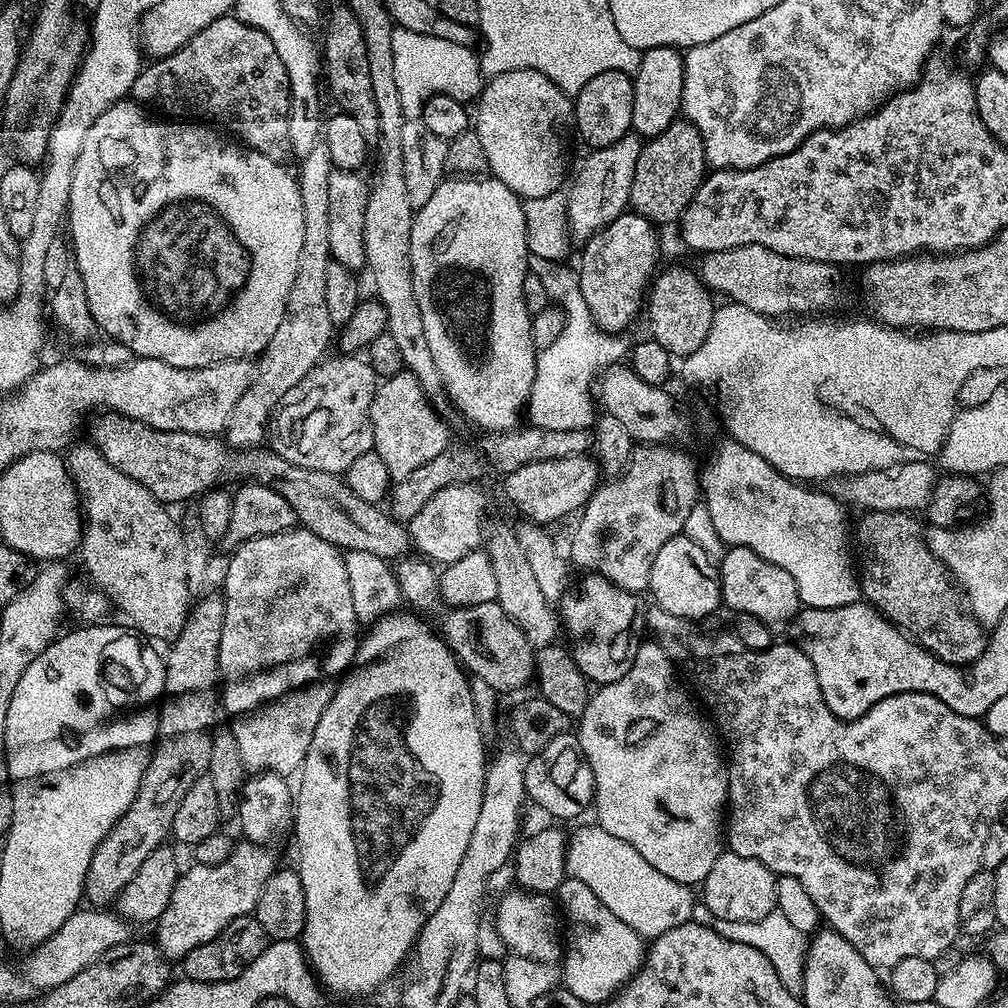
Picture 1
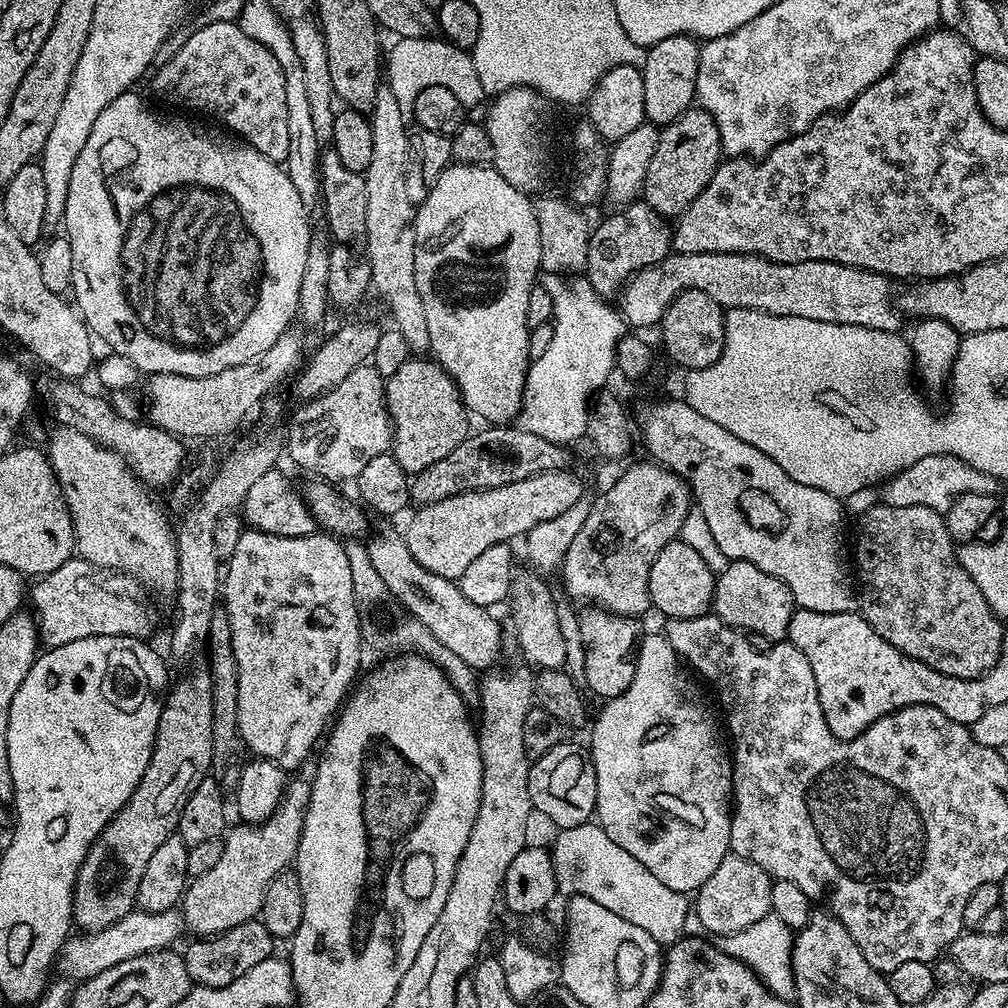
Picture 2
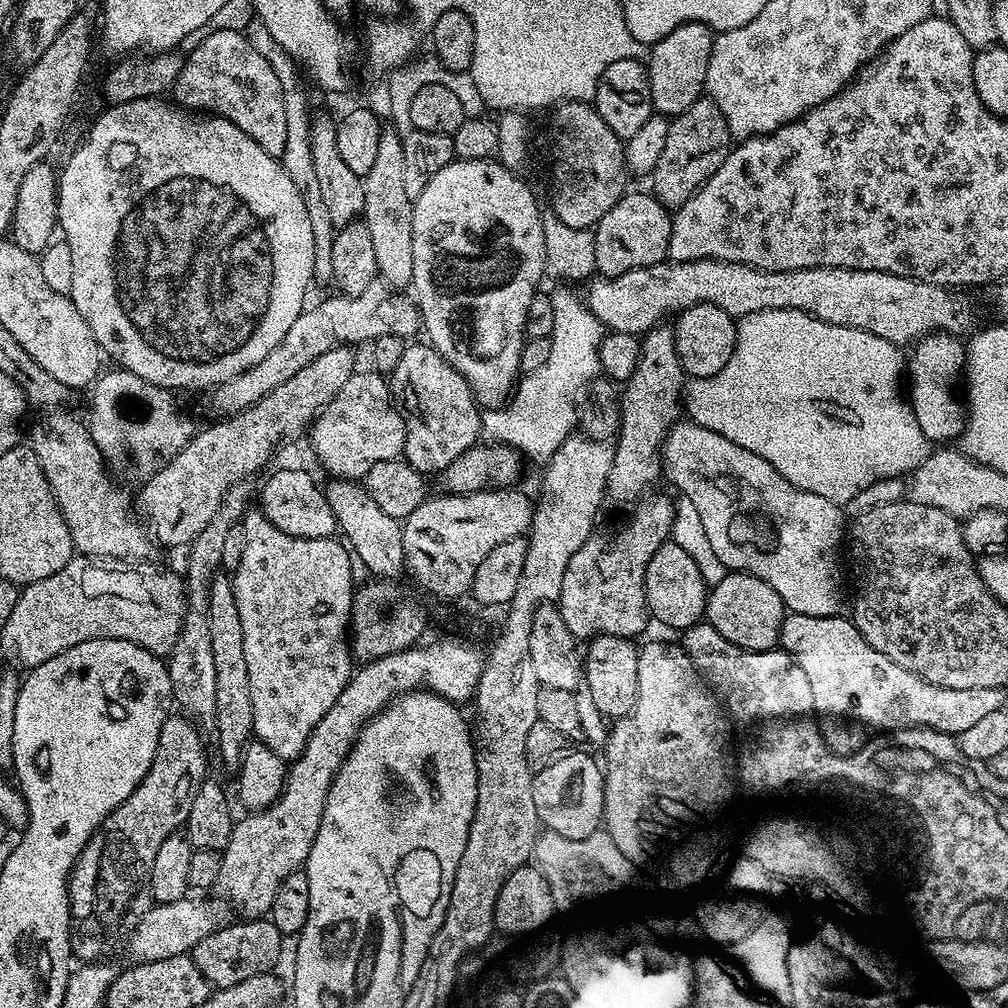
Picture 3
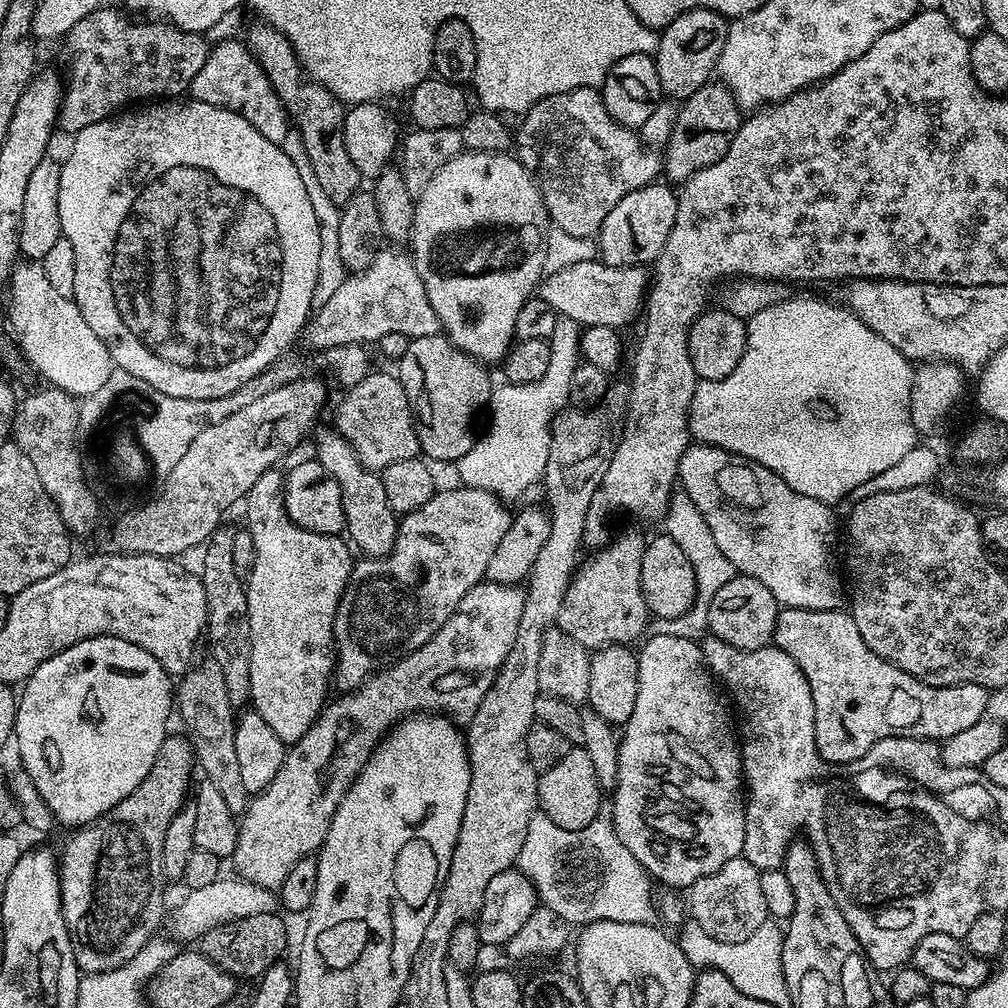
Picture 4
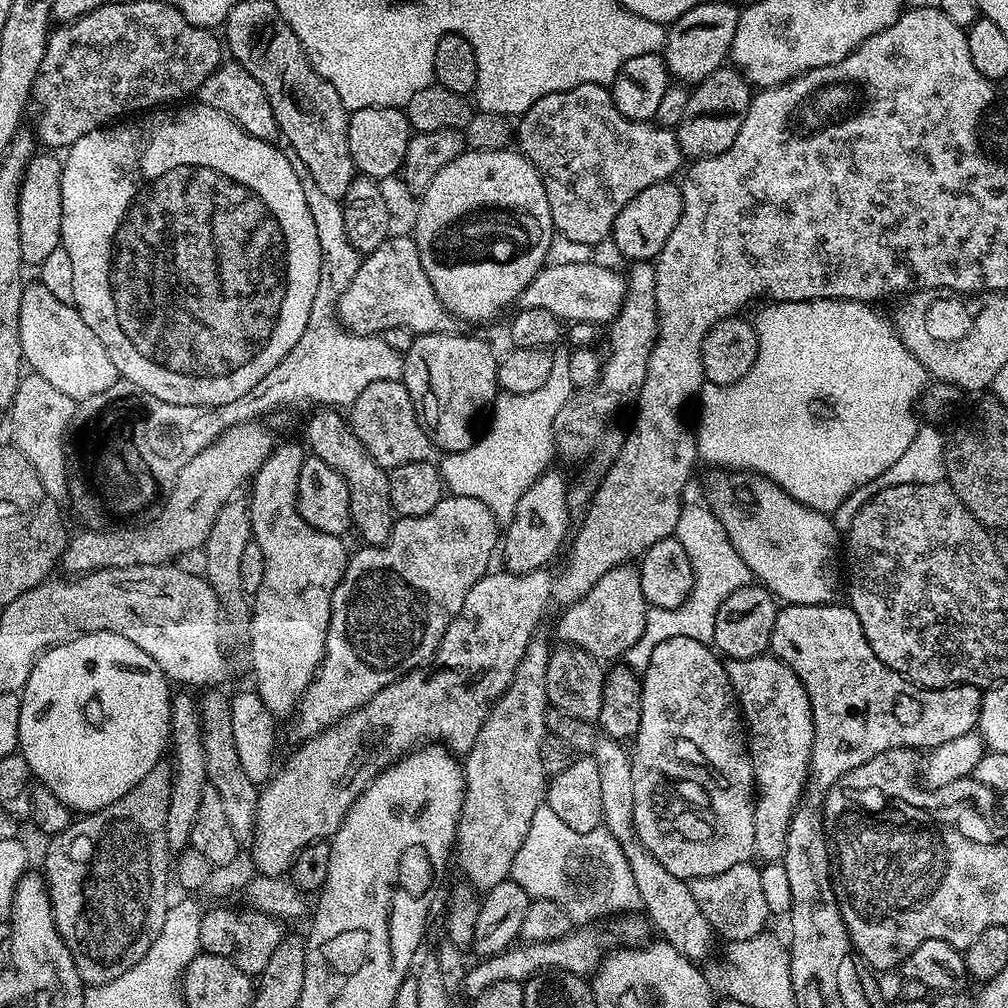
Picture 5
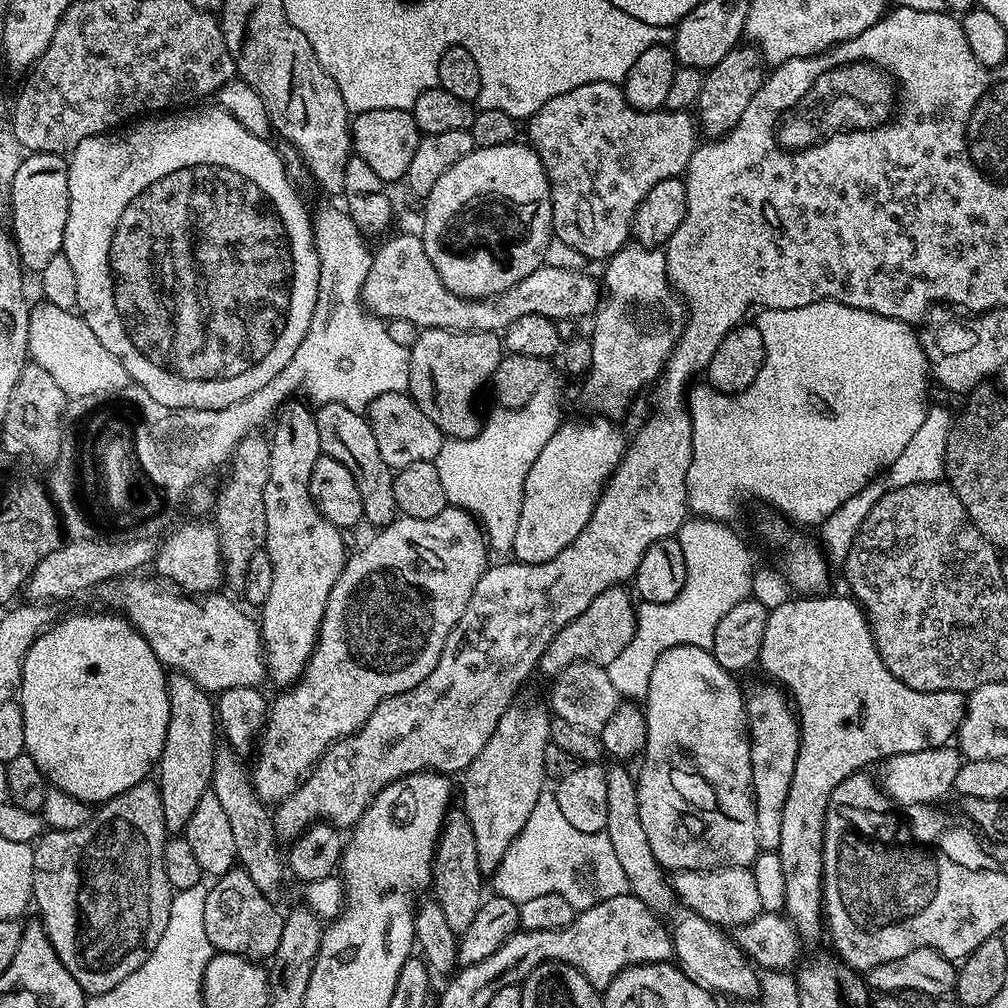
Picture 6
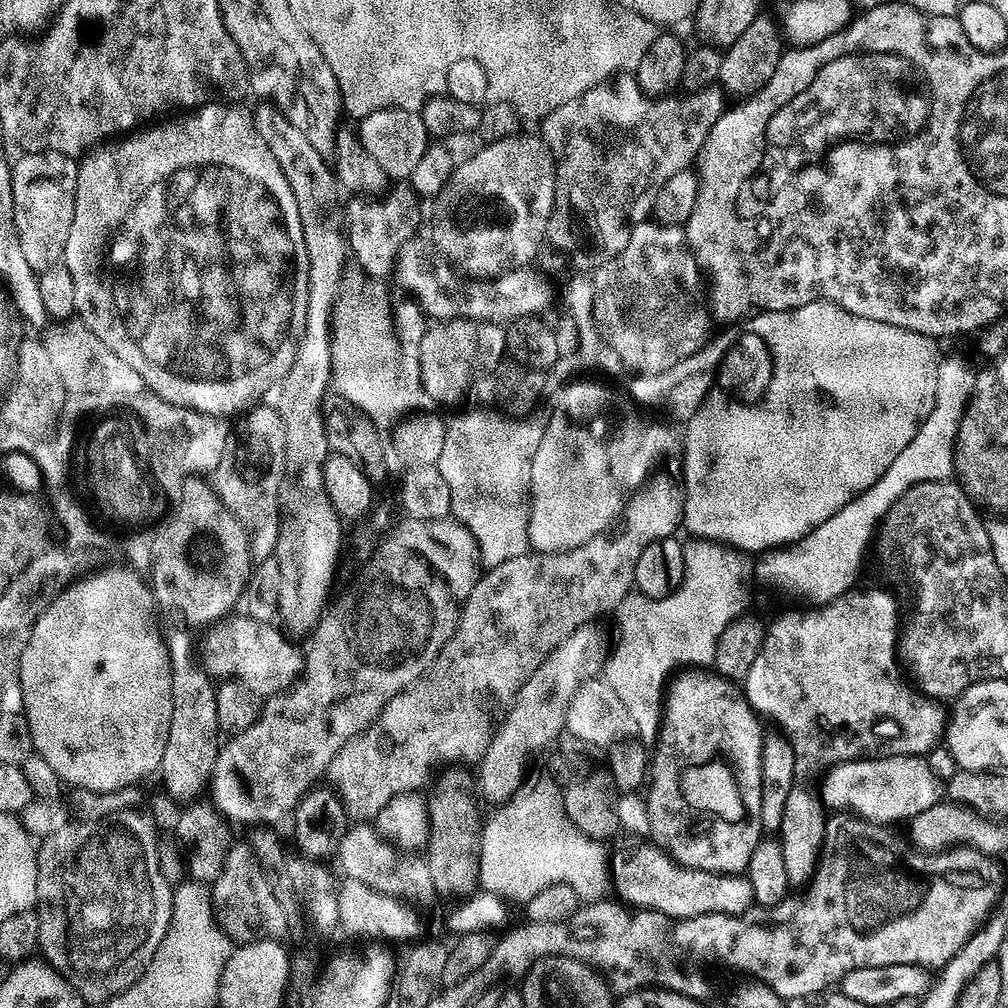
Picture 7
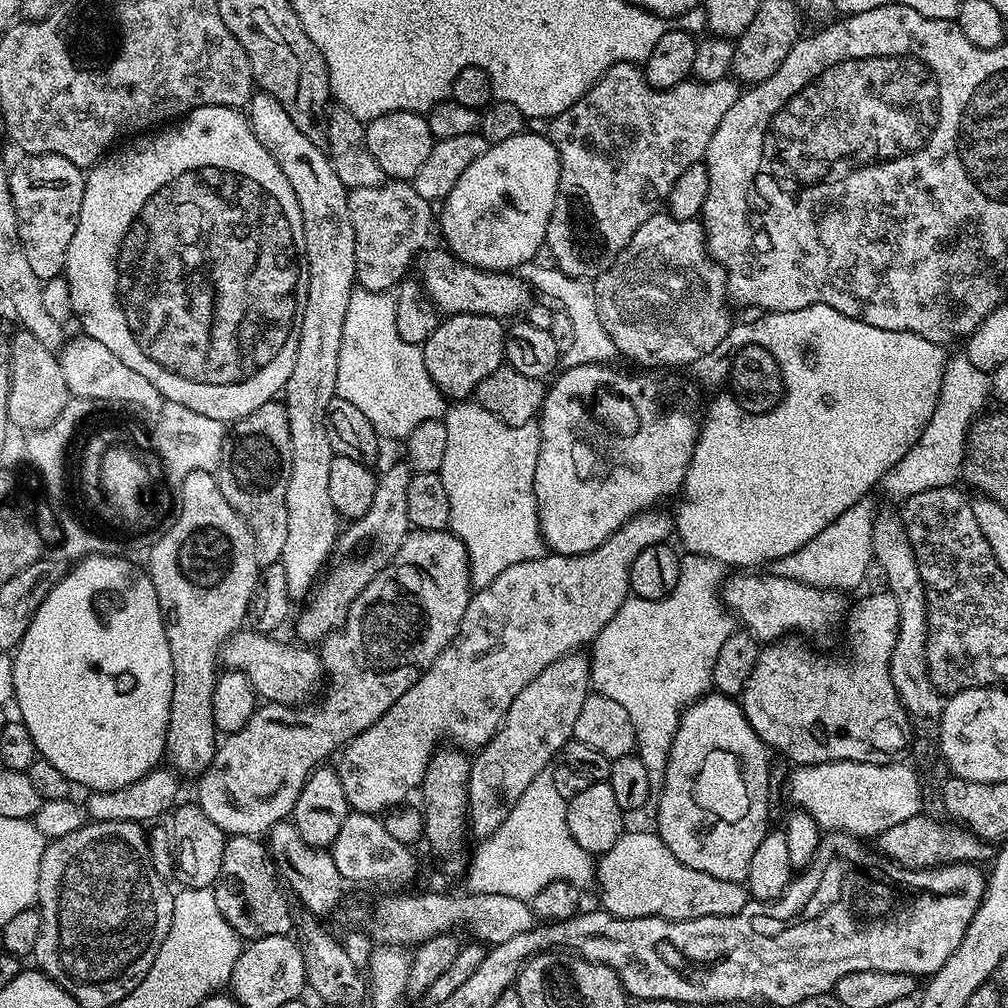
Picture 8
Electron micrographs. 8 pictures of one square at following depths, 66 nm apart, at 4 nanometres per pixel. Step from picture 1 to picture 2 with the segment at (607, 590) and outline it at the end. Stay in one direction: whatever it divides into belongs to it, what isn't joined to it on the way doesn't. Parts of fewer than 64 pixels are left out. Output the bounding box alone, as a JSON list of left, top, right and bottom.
[579,606,642,701]

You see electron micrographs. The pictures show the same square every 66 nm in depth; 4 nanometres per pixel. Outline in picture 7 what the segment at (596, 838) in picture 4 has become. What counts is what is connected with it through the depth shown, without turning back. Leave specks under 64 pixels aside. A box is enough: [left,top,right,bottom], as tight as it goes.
[480,778,610,902]

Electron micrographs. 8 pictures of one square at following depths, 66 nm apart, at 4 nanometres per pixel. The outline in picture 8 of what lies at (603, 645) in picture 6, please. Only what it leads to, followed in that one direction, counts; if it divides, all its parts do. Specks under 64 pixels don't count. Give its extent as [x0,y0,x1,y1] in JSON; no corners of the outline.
[468,654,590,837]

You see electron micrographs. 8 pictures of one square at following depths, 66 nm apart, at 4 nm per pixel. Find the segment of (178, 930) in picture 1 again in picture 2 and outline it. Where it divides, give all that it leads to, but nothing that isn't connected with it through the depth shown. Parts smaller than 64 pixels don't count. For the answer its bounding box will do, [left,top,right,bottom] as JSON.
[182,779,312,938]

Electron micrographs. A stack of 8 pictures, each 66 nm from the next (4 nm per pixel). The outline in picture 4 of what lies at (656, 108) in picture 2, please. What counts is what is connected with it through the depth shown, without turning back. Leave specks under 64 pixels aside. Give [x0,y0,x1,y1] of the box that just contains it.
[654,8,729,102]

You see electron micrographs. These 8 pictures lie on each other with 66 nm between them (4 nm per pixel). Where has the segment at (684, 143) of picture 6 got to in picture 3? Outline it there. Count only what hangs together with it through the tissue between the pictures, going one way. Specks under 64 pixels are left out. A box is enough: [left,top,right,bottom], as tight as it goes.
[548,100,630,229]

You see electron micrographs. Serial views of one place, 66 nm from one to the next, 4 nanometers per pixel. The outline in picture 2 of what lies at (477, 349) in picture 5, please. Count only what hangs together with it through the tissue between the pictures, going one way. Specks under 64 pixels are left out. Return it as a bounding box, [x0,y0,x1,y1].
[384,358,470,474]

